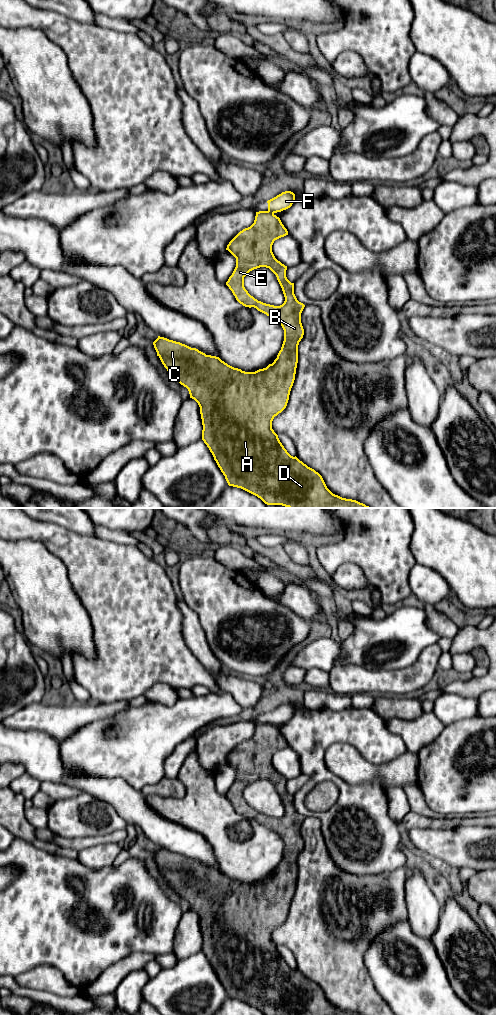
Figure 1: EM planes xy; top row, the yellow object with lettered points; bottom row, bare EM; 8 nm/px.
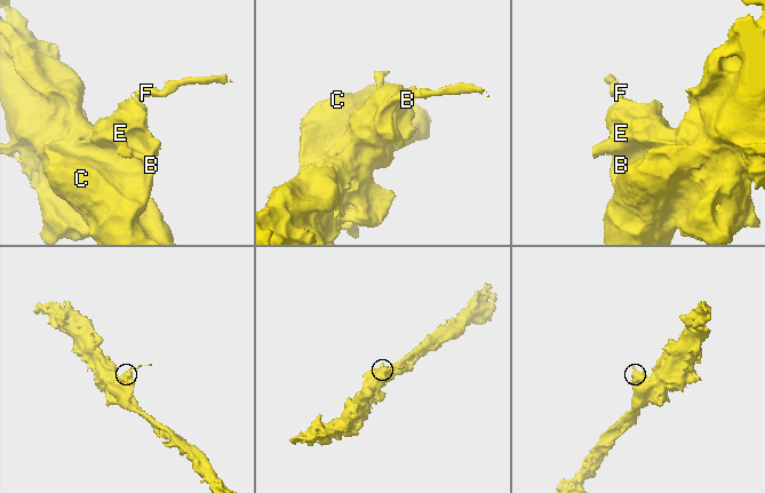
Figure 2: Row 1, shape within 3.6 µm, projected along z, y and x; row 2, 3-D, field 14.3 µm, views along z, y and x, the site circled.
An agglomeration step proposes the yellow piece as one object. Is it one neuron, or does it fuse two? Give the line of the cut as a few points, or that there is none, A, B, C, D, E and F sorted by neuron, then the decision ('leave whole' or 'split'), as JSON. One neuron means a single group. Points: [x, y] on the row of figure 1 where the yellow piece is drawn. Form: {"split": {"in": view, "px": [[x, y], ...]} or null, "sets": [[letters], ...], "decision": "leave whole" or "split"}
{"split": {"in": "xy", "px": [[268, 210], [273, 214]]}, "sets": [["A", "B", "C", "D", "E"], ["F"]], "decision": "split"}

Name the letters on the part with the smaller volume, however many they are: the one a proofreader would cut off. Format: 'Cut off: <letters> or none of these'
Cut off: F

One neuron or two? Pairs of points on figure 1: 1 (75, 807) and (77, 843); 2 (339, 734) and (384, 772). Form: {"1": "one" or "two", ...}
{"1": "two", "2": "two"}

